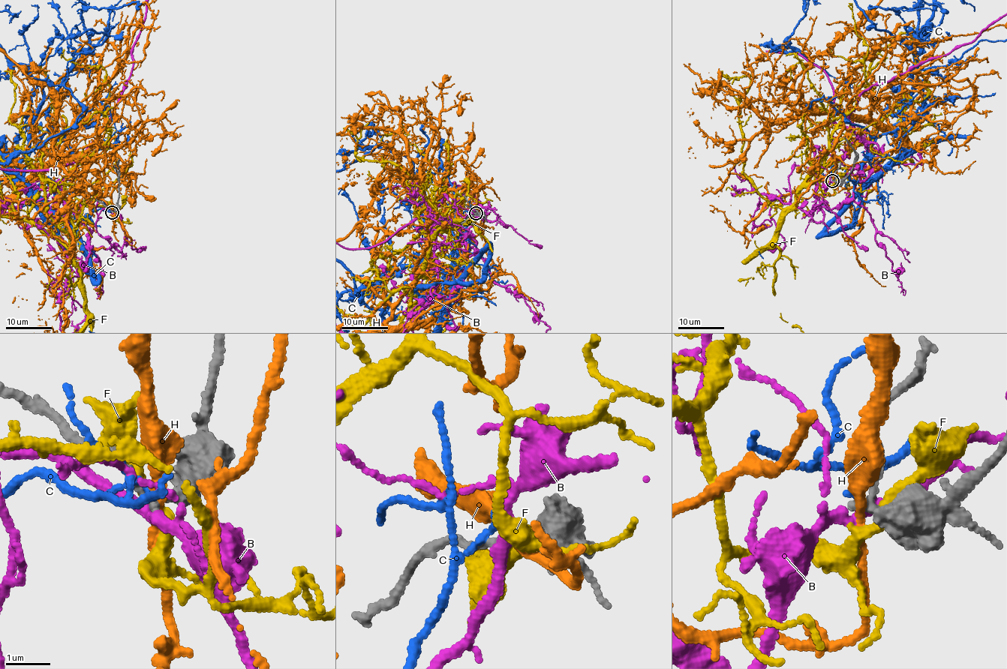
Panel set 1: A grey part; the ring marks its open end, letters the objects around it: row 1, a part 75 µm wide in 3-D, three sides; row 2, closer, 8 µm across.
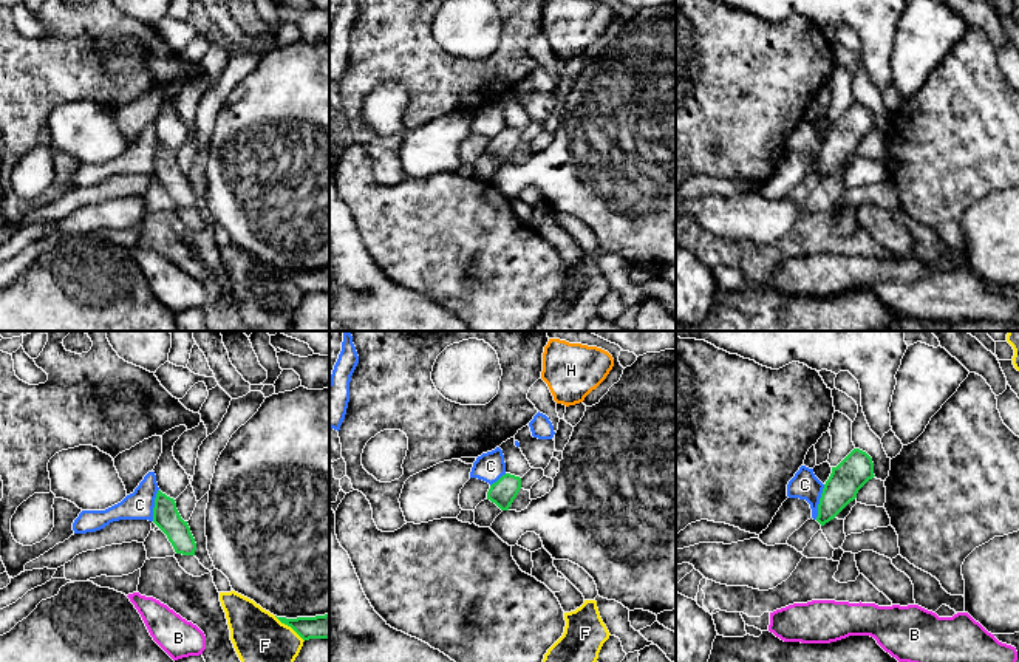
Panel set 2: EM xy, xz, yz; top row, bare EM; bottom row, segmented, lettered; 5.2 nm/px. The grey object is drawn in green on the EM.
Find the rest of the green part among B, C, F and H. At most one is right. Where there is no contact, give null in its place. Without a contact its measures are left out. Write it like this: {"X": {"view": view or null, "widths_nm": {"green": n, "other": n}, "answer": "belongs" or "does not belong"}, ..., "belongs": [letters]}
{"B": {"view": null, "answer": "belongs"}, "C": {"view": "yz", "widths_nm": {"green": 170, "other": 150}, "answer": "does not belong"}, "F": {"view": "xy", "widths_nm": {"green": 130, "other": 280}, "answer": "does not belong"}, "H": {"view": null, "answer": "does not belong"}, "belongs": ["B"]}

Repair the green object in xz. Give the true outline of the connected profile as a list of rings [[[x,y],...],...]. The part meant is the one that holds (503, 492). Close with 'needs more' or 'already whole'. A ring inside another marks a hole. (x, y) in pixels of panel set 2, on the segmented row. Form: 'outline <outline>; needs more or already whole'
outline [[[506,473],[493,483],[487,492],[487,500],[495,503],[501,510],[509,510],[521,489],[521,478]]]; already whole

